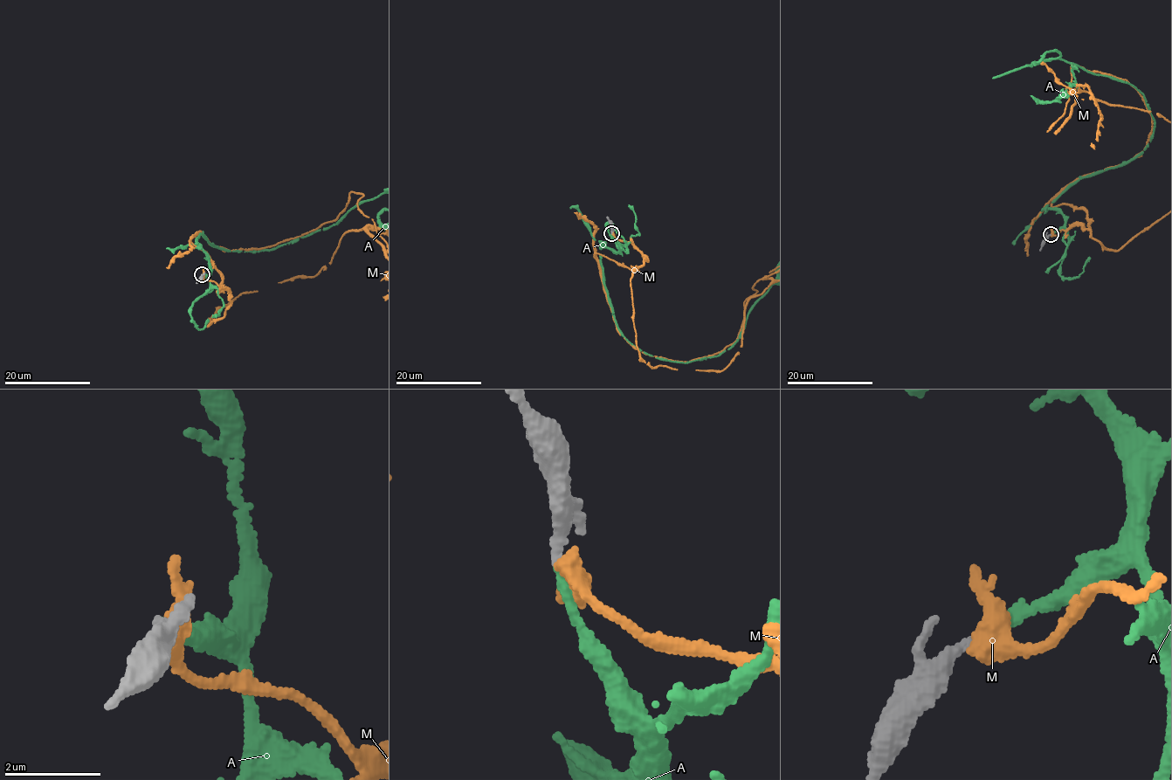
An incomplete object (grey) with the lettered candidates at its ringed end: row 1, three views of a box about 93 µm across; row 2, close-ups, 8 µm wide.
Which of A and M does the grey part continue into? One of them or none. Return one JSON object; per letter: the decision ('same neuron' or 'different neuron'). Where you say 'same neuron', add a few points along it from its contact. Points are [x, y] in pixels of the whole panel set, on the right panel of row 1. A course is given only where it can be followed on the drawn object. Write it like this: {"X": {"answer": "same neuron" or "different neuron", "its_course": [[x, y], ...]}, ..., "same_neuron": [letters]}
{"A": {"answer": "same neuron"}, "M": {"answer": "different neuron"}, "same_neuron": ["A"]}

